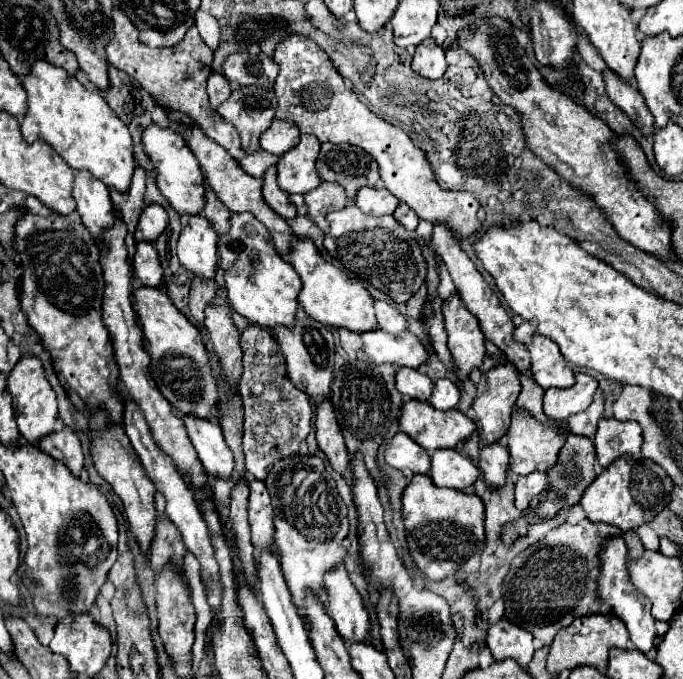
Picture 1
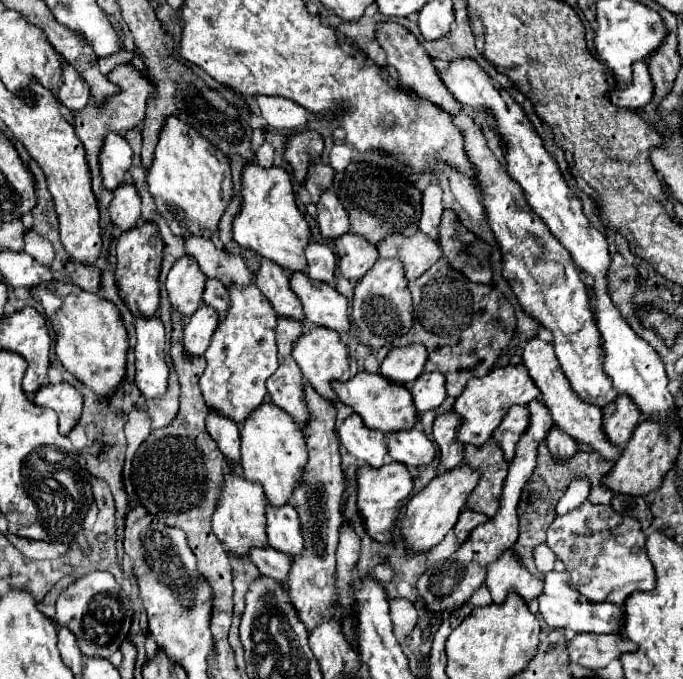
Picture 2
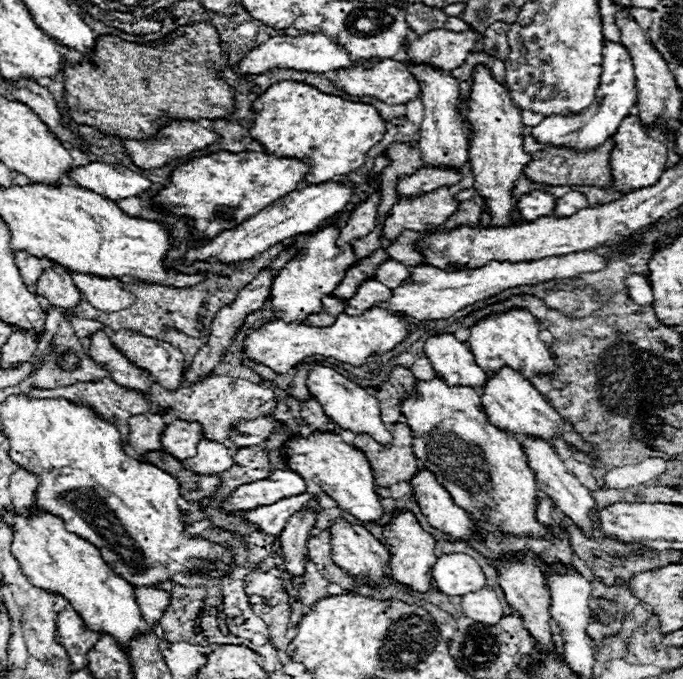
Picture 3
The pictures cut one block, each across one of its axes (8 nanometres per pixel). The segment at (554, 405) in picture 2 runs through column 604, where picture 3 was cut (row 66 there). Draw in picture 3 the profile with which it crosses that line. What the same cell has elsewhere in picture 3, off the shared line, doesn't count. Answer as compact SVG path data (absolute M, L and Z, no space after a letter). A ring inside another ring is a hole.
M432 30L418 36L408 44L408 60L424 62L440 70L454 70L464 64L466 56L476 46L476 34L472 30L452 32L452 30Z

